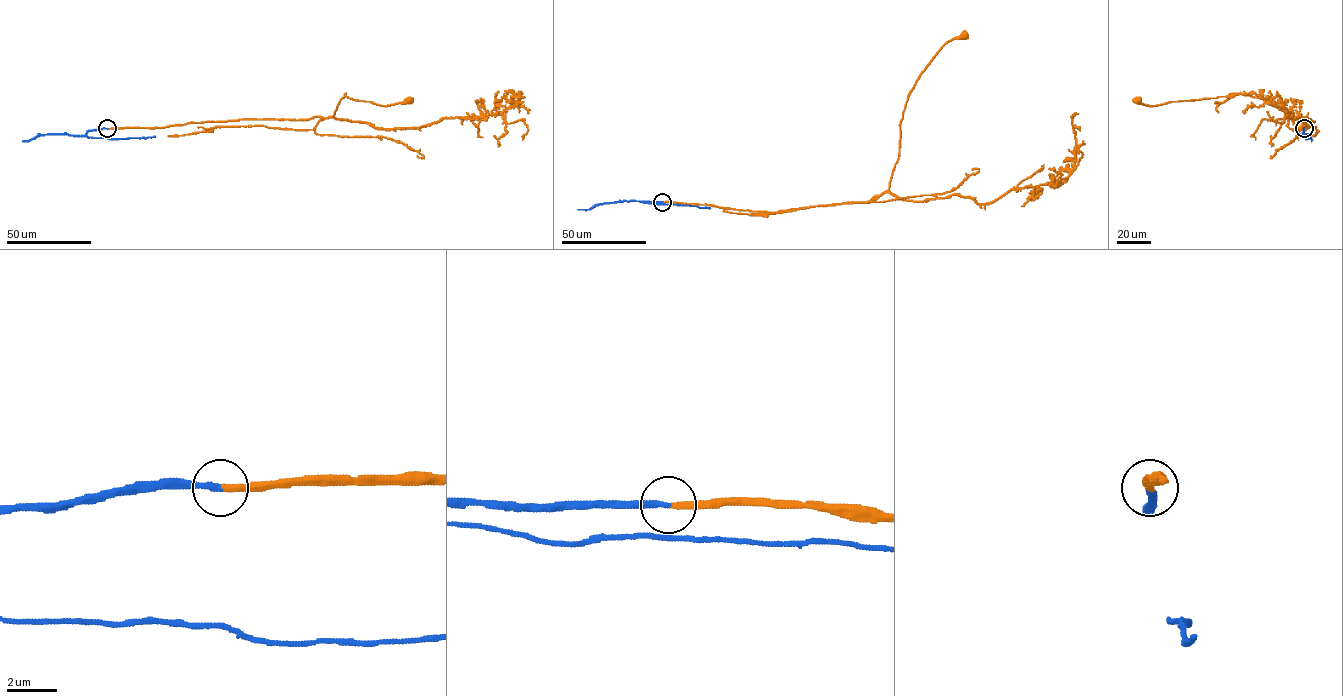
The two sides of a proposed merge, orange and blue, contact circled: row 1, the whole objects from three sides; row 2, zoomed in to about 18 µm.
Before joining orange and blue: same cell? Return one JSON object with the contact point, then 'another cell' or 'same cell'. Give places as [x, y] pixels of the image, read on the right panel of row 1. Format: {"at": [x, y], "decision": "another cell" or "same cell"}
{"at": [1304, 128], "decision": "same cell"}

